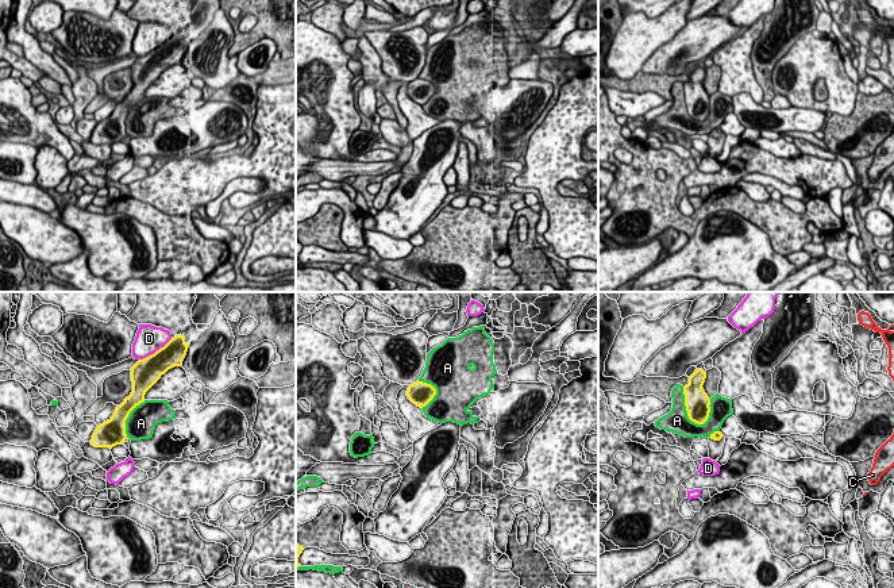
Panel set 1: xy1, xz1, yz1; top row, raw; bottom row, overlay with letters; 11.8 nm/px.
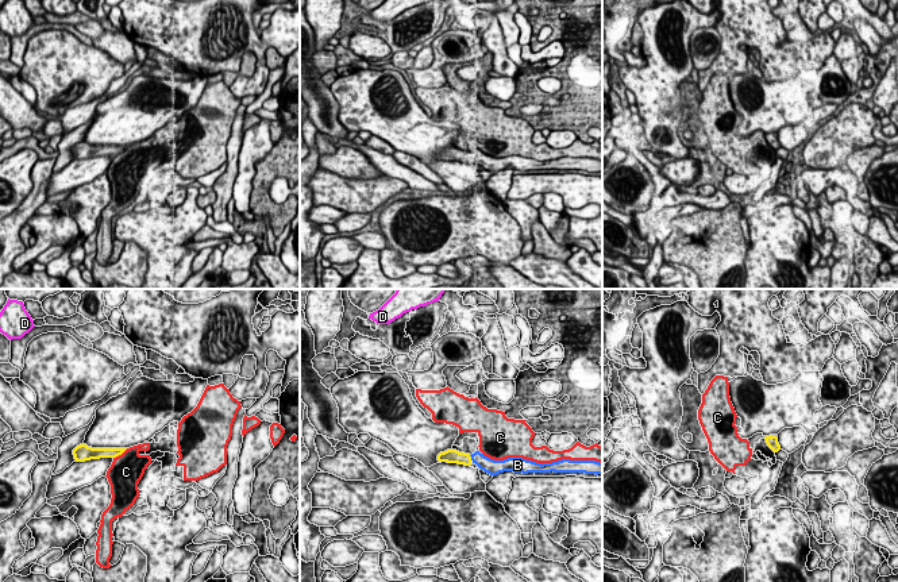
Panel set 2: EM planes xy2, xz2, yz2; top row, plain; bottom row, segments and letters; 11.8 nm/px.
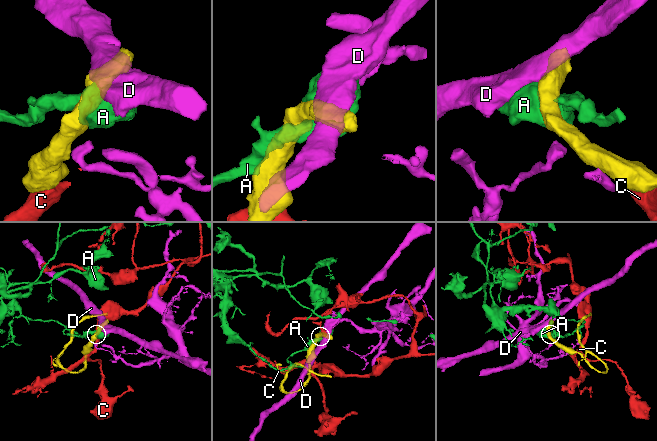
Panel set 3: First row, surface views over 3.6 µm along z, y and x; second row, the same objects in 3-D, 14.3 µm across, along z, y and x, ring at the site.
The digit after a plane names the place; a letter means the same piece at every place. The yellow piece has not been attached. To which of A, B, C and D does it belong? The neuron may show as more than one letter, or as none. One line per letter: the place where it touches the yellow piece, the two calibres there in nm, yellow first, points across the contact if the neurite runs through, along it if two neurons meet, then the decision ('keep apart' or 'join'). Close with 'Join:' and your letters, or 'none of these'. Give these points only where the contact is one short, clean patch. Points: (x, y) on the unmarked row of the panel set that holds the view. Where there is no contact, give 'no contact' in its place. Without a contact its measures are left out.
A: yz1 (686, 107) | 300/280 nm | keep apart
B: xz2 (470, 155) | 160/170 nm | join
C: xy2 (120, 151) | 130/400 nm | keep apart
D: xy1 (157, 47) | 300/320 nm | keep apart
Join: B

